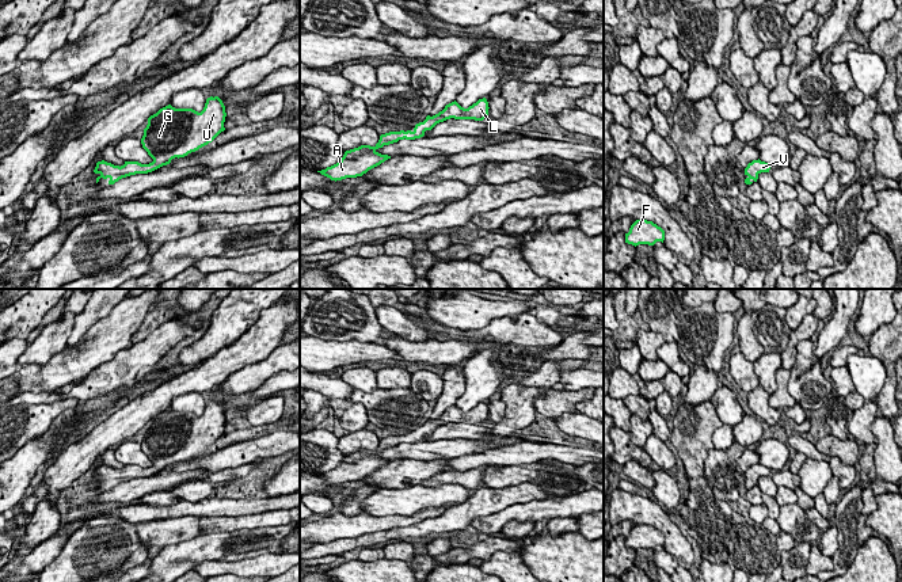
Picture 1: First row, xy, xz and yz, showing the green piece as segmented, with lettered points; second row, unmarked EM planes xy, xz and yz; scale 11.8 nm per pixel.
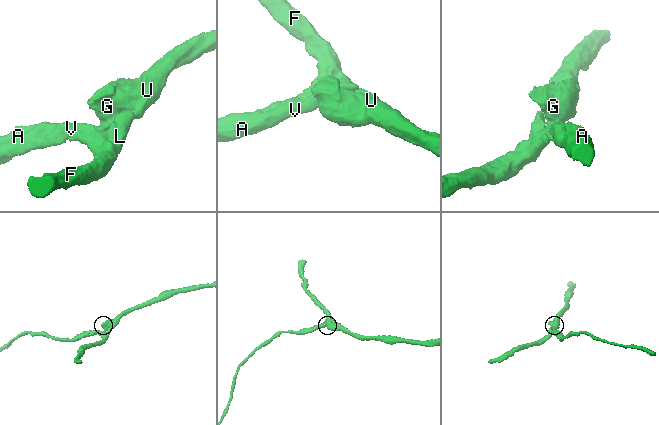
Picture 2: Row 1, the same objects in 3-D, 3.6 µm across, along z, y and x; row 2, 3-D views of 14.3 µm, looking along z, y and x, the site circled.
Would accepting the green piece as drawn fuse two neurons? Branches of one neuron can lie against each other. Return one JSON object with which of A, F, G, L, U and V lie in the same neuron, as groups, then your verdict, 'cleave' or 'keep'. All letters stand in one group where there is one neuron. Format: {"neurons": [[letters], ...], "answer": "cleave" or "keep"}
{"neurons": [["A", "F", "G", "L", "U", "V"]], "answer": "keep"}

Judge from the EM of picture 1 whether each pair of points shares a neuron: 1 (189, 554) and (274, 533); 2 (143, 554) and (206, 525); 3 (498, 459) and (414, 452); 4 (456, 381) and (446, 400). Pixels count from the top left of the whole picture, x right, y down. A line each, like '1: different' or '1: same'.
1: same
2: different
3: different
4: same

